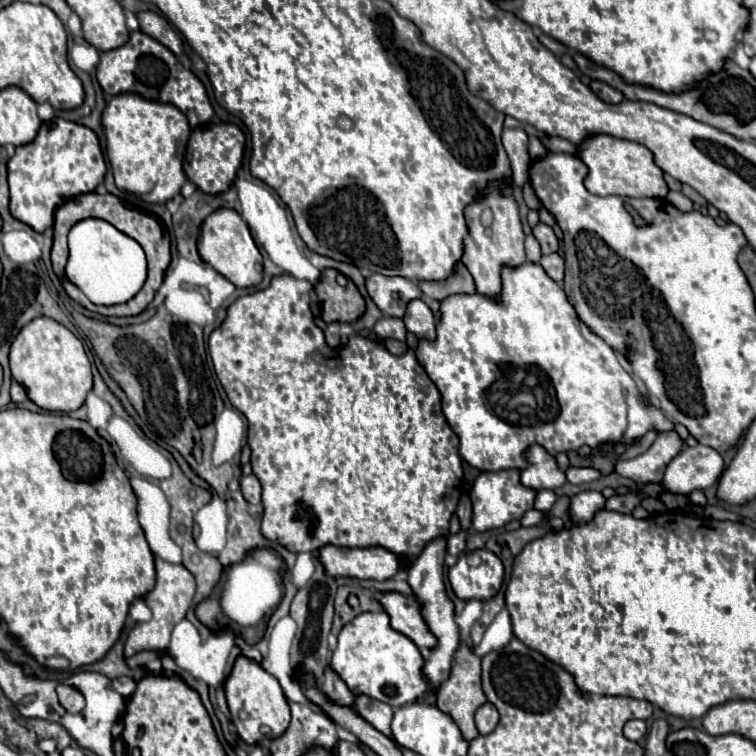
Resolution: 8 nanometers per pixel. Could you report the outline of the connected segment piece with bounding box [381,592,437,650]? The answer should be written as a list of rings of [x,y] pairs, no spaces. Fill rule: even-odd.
[[[387,592],[381,598],[381,604],[385,606],[385,612],[391,618],[391,626],[411,638],[419,648],[433,650],[437,646],[437,638],[429,630],[425,618],[421,616],[421,604],[413,596]]]

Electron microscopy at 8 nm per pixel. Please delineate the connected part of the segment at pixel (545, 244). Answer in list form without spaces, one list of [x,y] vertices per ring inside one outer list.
[[[539,222],[539,224],[533,228],[533,236],[539,240],[539,244],[541,244],[541,252],[543,252],[543,254],[557,252],[557,248],[559,248],[559,240],[557,240],[557,236],[555,236],[555,232],[553,232],[551,226]]]

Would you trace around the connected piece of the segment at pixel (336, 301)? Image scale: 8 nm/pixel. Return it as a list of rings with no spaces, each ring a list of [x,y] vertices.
[[[323,270],[321,280],[315,284],[323,320],[329,322],[357,322],[365,312],[365,300],[355,284],[337,270]]]

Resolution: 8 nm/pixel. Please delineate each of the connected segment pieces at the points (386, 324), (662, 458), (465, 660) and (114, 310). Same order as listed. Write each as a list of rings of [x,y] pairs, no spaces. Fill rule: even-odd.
[[[381,318],[375,326],[372,328],[374,335],[387,340],[387,338],[393,338],[393,340],[399,340],[399,342],[405,342],[405,336],[407,336],[407,328],[403,324],[401,318]]]
[[[675,430],[661,432],[645,454],[631,460],[617,460],[615,472],[639,482],[661,482],[667,464],[683,450],[683,446],[685,442]]]
[[[461,644],[461,648],[455,654],[455,666],[451,670],[451,676],[447,678],[447,682],[441,684],[441,688],[437,692],[437,708],[441,712],[449,714],[457,722],[465,740],[473,740],[479,734],[477,726],[473,722],[473,714],[485,702],[487,702],[487,698],[481,690],[481,660],[473,654],[473,650],[467,644]]]
[[[89,192],[89,194],[81,194],[81,196],[75,196],[71,200],[67,200],[65,204],[61,204],[55,212],[55,224],[53,224],[53,230],[55,230],[55,242],[53,242],[53,250],[51,250],[51,260],[53,260],[53,266],[55,266],[55,272],[57,276],[61,278],[61,284],[65,288],[65,292],[75,300],[79,302],[81,306],[85,306],[87,310],[91,312],[97,312],[97,314],[103,314],[103,316],[135,316],[135,314],[141,314],[153,300],[155,292],[159,290],[161,282],[163,282],[163,276],[165,276],[165,270],[171,262],[171,238],[169,238],[169,232],[161,226],[161,222],[149,214],[143,214],[139,210],[133,210],[129,206],[123,204],[123,200],[119,200],[117,196],[113,194],[97,194],[97,192]],[[85,218],[101,218],[101,220],[107,220],[109,224],[113,224],[117,230],[121,230],[123,234],[131,236],[133,240],[137,240],[141,244],[141,248],[145,250],[147,254],[147,266],[149,266],[149,272],[147,272],[147,280],[141,288],[141,292],[137,292],[137,296],[133,296],[133,300],[125,302],[125,304],[115,304],[115,306],[97,306],[97,304],[91,304],[91,300],[75,286],[67,280],[65,276],[65,264],[67,264],[67,258],[69,258],[69,248],[67,248],[67,234],[69,230],[85,220]]]

